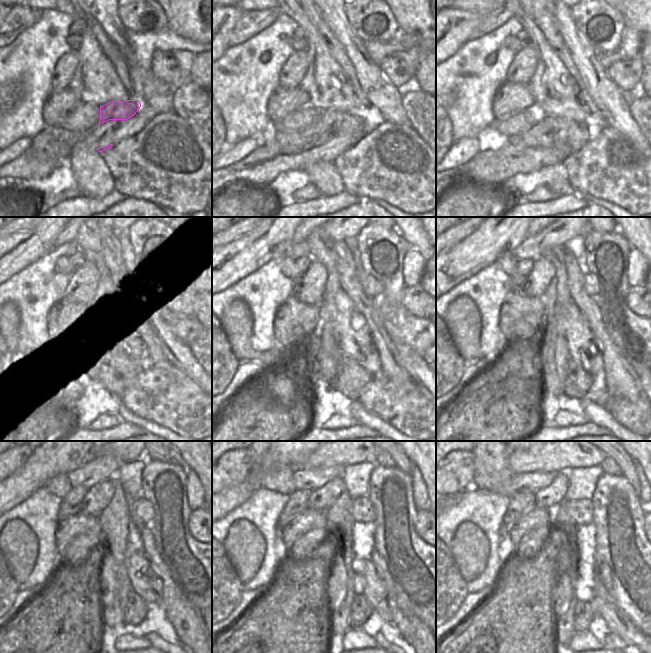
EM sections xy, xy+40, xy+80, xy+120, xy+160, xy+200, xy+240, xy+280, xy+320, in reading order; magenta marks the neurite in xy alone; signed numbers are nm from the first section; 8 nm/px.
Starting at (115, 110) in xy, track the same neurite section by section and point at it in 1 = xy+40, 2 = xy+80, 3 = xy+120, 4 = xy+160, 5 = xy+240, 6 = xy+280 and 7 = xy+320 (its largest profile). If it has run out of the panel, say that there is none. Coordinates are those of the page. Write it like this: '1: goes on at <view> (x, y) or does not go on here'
1: goes on at xy+40 (349, 129)
2: goes on at xy+80 (570, 135)
3: goes on at xy+120 (122, 368)
4: goes on at xy+160 (352, 377)
5: goes on at xy+240 (135, 609)
6: goes on at xy+280 (360, 609)
7: goes on at xy+320 (583, 614)

